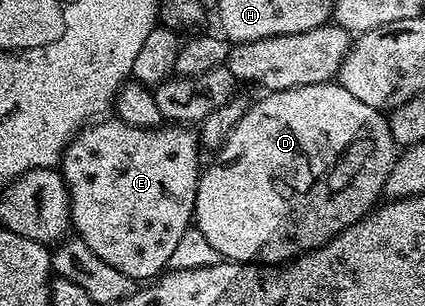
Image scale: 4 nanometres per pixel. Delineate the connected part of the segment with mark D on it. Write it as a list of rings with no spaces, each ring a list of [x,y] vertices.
[[[323,81],[317,85],[294,87],[293,89],[277,89],[263,94],[261,101],[253,100],[248,110],[238,119],[238,123],[230,131],[230,135],[220,146],[212,162],[203,166],[200,181],[196,185],[196,212],[194,214],[194,229],[200,232],[200,237],[213,249],[217,258],[225,261],[243,261],[257,265],[283,265],[295,261],[311,249],[317,249],[334,239],[346,227],[371,213],[374,206],[381,200],[386,175],[390,175],[390,167],[394,167],[398,156],[398,146],[390,135],[387,116],[374,107],[366,107],[362,99],[354,99],[346,87],[332,81]]]

